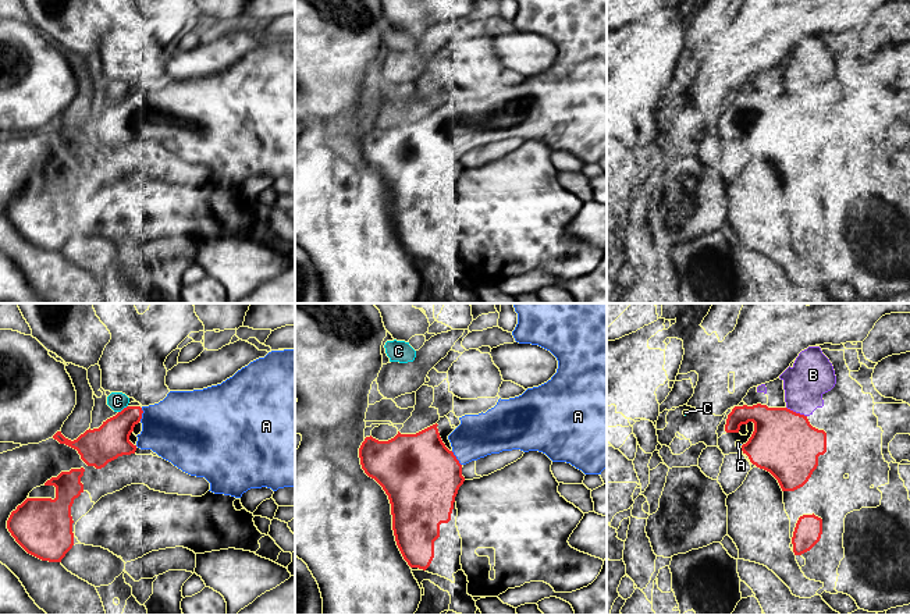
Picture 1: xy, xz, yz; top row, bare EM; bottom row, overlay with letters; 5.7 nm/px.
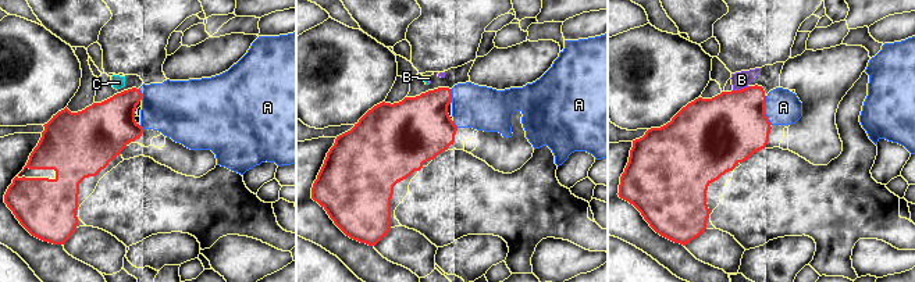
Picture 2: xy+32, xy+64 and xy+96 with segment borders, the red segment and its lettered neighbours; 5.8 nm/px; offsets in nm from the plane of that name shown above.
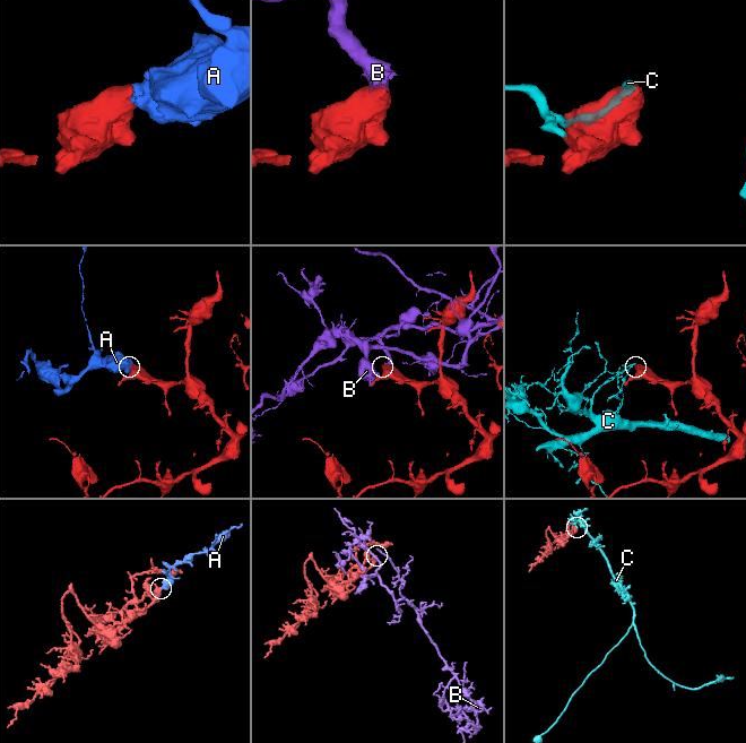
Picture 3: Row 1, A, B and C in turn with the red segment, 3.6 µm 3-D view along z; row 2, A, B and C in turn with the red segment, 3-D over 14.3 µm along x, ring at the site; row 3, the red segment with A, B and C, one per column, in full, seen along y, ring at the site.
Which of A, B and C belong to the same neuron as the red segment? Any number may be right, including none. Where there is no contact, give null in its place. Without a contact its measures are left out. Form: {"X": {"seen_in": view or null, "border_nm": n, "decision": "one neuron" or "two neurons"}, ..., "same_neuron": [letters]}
{"A": {"seen_in": "xz", "border_nm": 110, "decision": "one neuron"}, "B": {"seen_in": "yz", "border_nm": 130, "decision": "two neurons"}, "C": {"seen_in": "xy", "border_nm": 70, "decision": "two neurons"}, "same_neuron": ["A"]}

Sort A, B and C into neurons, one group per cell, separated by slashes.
A / B / C

